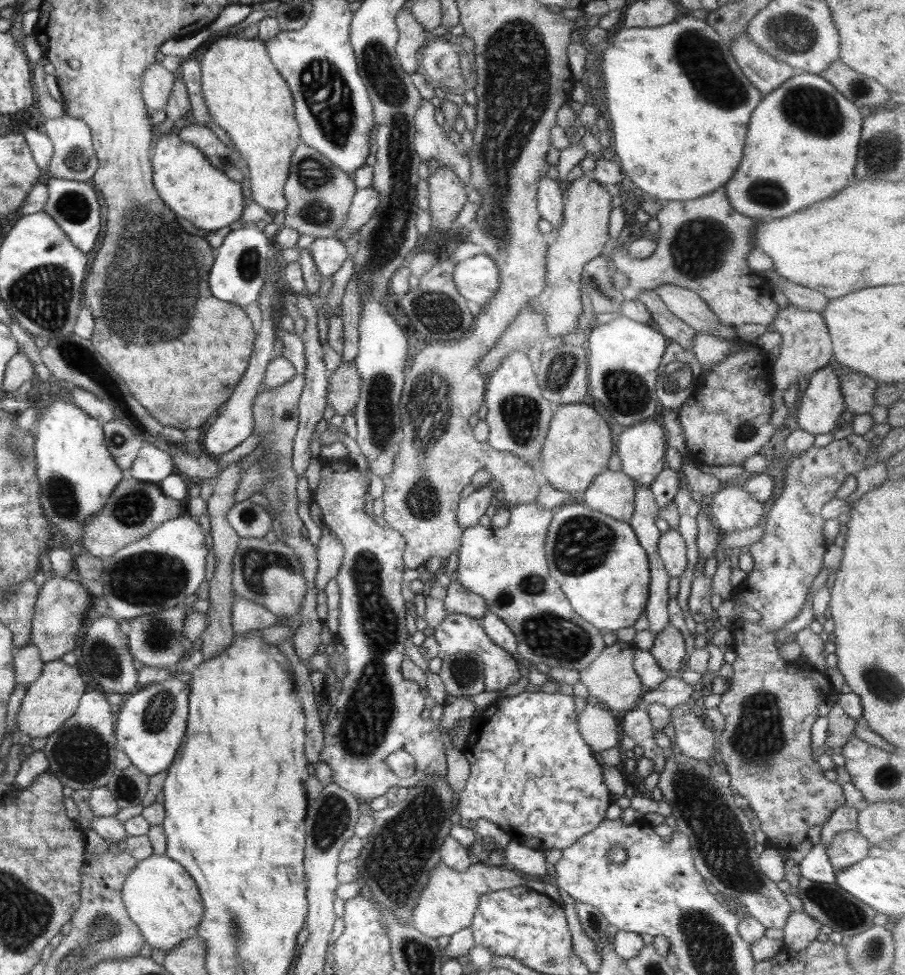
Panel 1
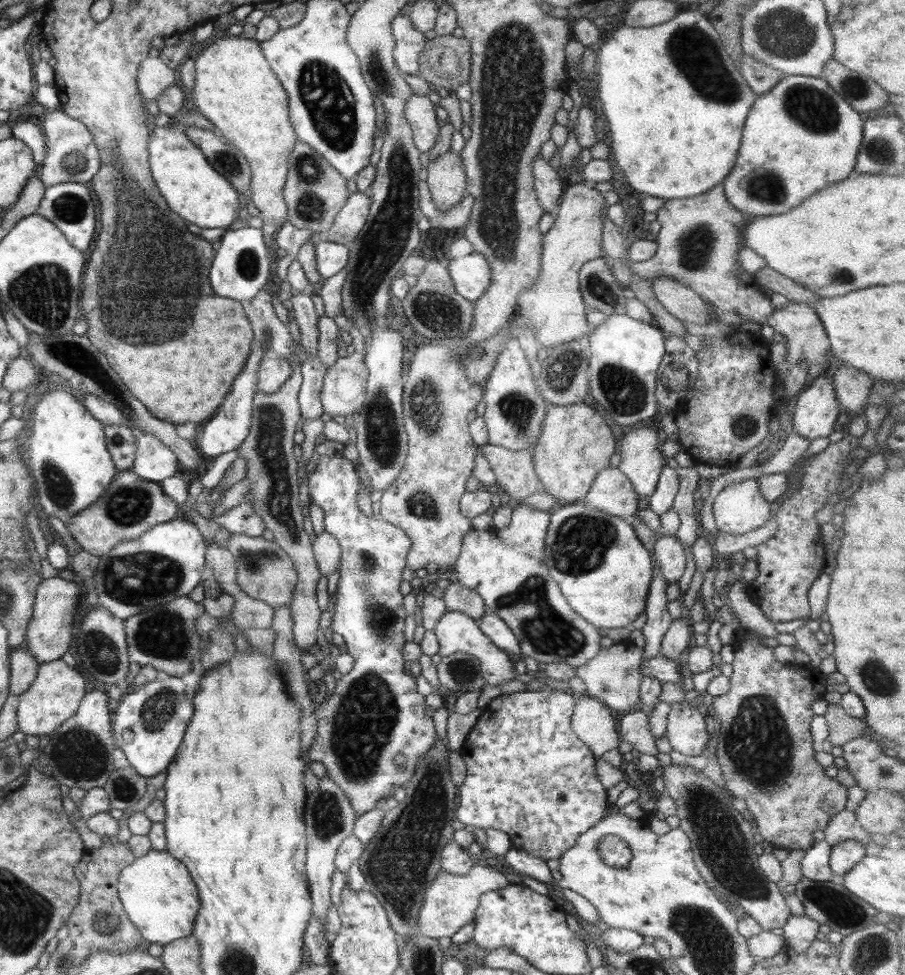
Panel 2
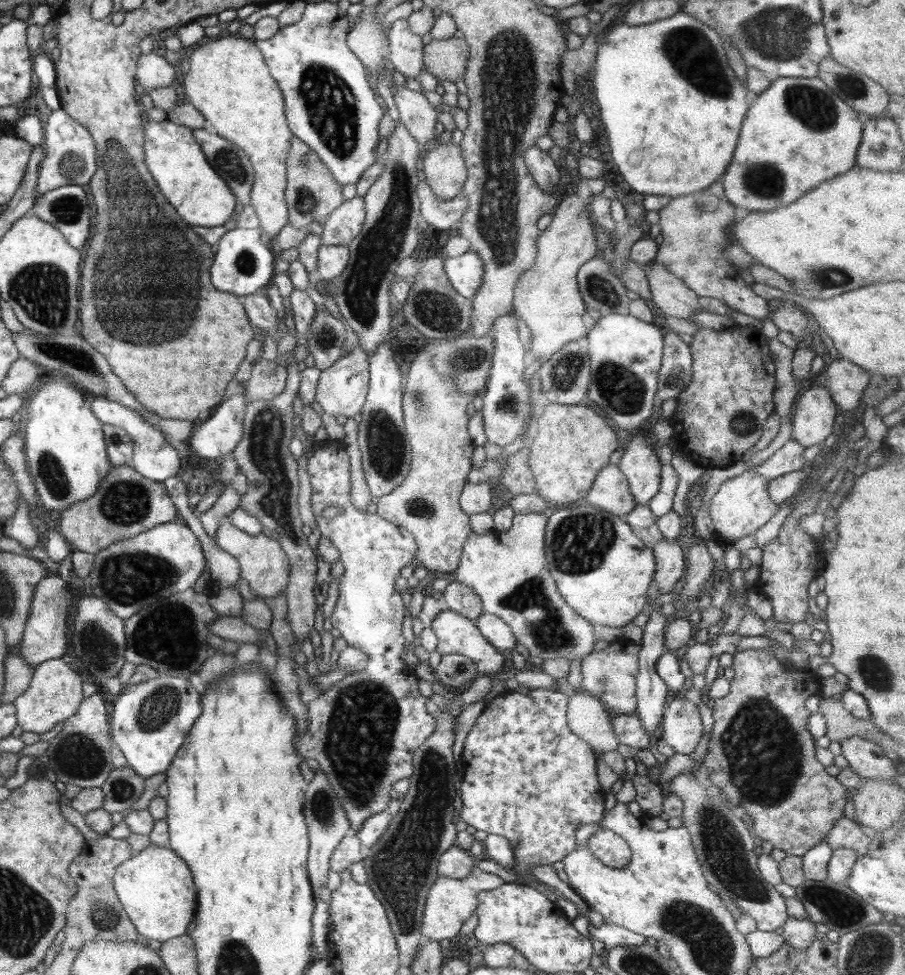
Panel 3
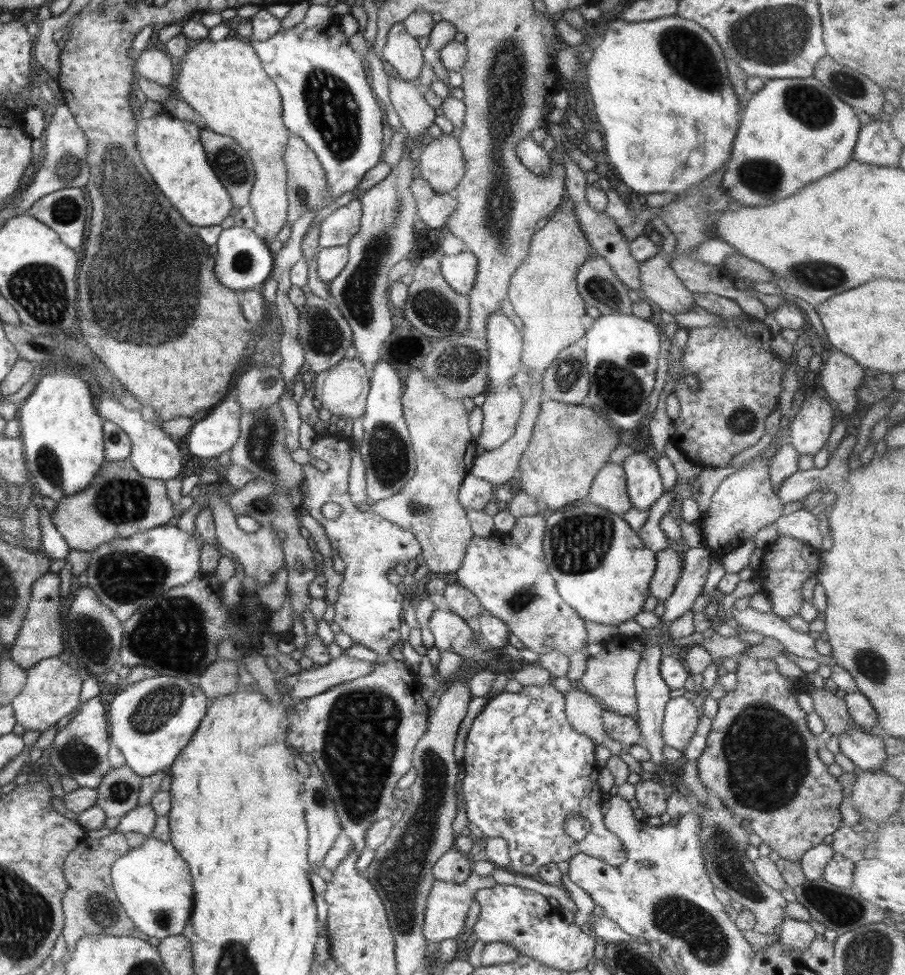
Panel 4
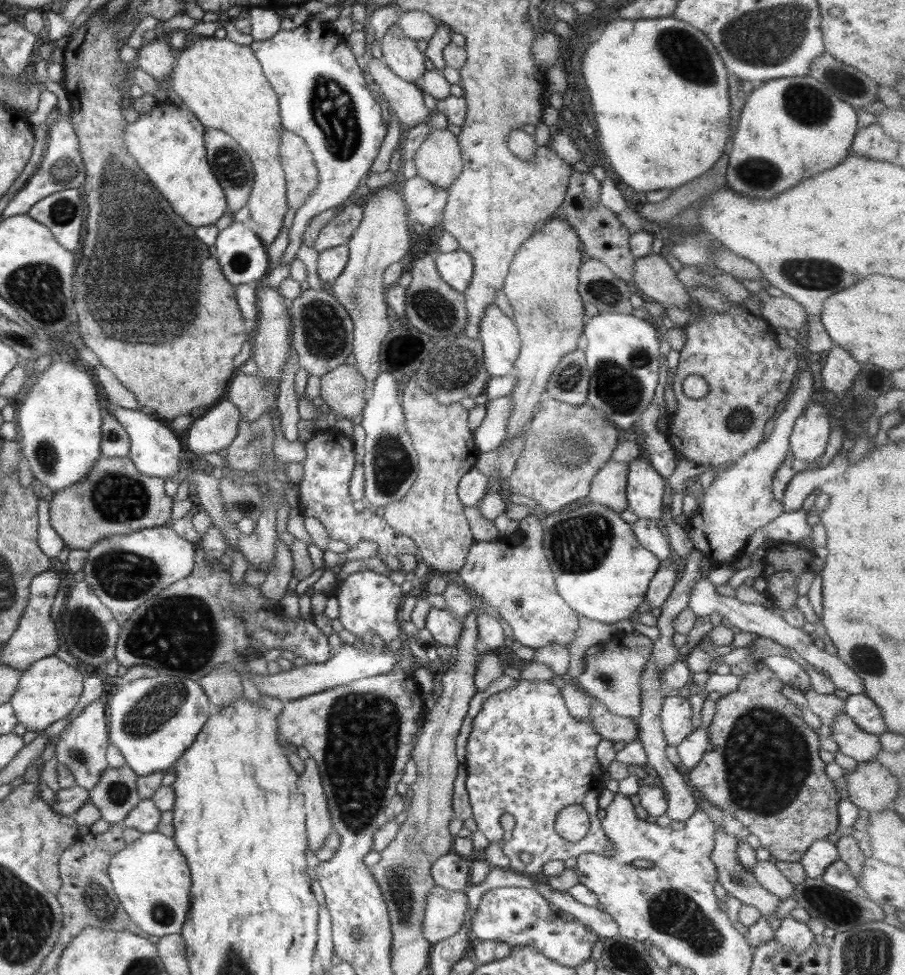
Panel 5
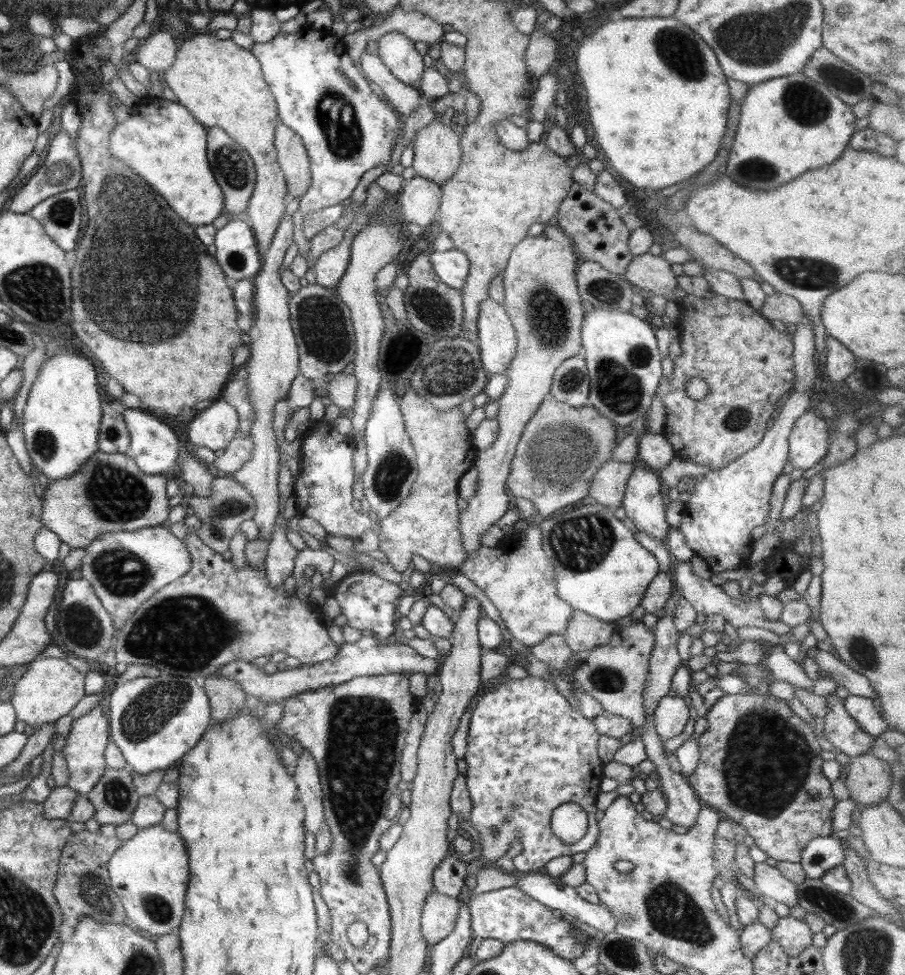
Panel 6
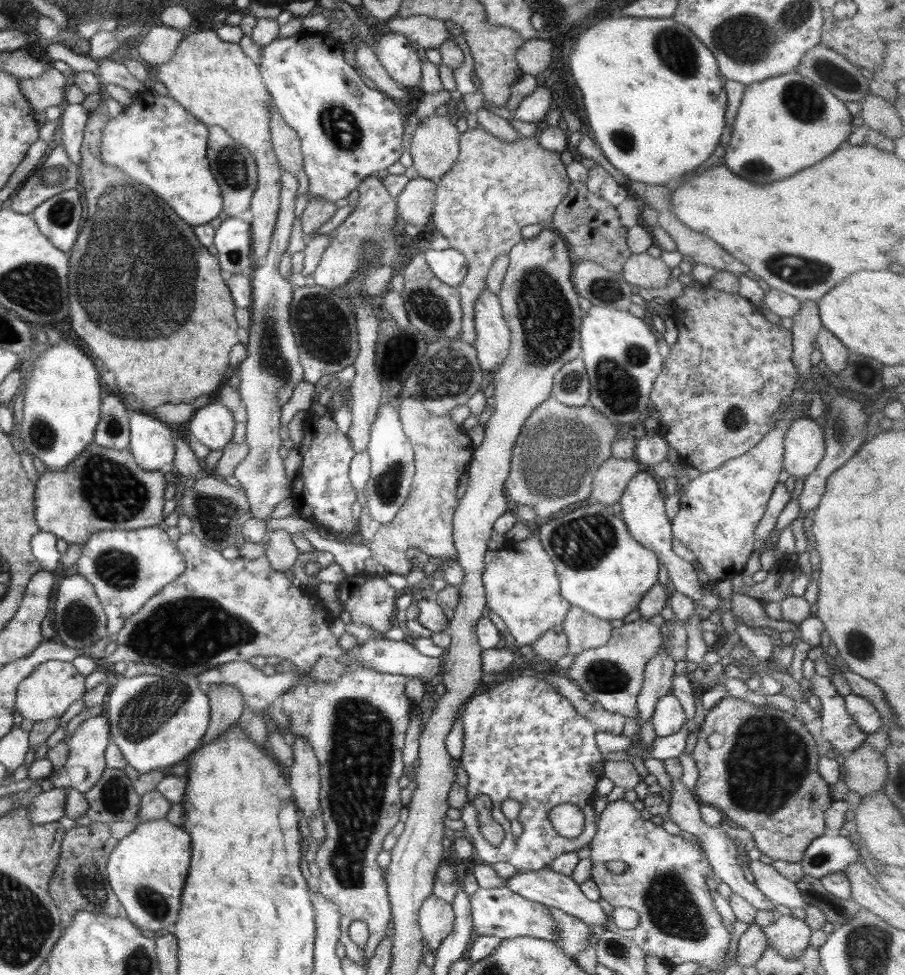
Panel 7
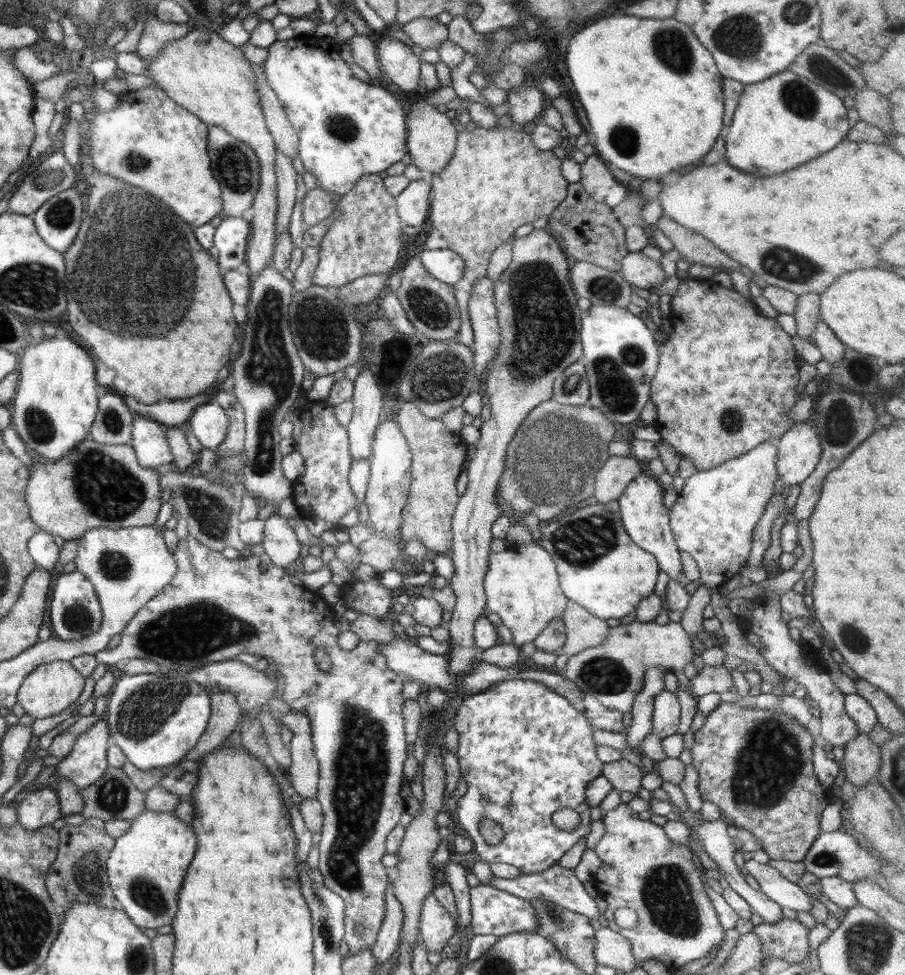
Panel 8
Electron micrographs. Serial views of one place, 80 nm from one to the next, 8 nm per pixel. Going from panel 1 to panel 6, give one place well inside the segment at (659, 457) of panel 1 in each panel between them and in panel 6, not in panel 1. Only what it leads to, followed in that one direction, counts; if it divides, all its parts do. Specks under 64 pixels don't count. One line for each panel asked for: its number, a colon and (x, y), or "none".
2: (642, 460)
3: (641, 466)
4: (644, 484)
5: (645, 487)
6: (642, 501)

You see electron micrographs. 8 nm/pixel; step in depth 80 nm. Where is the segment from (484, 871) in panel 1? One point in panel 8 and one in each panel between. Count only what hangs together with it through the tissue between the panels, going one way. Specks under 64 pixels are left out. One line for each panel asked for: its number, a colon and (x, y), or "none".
2: (450, 901)
3: (450, 901)
4: (448, 903)
5: (444, 914)
6: (440, 912)
7: (436, 917)
8: (436, 925)

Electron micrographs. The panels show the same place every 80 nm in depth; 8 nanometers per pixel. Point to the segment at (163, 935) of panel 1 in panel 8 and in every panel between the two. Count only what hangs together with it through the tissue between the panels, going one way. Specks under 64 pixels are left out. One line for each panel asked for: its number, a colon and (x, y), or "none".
2: (160, 898)
3: (156, 889)
4: (153, 883)
5: (151, 877)
6: (149, 873)
7: (147, 869)
8: (146, 868)

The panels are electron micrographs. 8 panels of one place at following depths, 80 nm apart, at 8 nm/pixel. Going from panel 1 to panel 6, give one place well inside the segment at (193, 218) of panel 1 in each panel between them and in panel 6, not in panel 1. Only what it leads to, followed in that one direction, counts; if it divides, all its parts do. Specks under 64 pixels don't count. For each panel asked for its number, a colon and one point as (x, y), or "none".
2: (193, 189)
3: (176, 161)
4: (170, 148)
5: (168, 143)
6: (161, 141)

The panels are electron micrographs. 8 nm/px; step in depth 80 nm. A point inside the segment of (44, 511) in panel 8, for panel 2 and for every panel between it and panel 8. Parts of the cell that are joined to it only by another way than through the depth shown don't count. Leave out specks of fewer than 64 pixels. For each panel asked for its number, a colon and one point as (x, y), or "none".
2: (131, 505)
3: (126, 503)
4: (120, 502)
5: (115, 498)
6: (109, 493)
7: (104, 489)

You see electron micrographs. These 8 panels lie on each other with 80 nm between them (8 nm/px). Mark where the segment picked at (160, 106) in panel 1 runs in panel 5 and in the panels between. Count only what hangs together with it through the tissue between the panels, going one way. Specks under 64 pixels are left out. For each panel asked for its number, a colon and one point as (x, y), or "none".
2: (154, 76)
3: (153, 71)
4: (154, 64)
5: (155, 57)

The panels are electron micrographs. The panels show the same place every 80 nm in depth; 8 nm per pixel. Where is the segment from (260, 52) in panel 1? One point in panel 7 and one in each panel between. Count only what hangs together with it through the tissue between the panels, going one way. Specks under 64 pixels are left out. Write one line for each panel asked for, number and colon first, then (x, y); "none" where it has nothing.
2: (235, 88)
3: (228, 82)
4: (224, 82)
5: (222, 82)
6: (220, 83)
7: (214, 80)

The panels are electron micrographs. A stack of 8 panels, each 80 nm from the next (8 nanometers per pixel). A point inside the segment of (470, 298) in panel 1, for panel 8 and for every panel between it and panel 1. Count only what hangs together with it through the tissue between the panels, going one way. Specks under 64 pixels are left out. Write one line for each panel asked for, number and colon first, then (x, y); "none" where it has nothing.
2: (471, 275)
3: (465, 272)
4: (460, 271)
5: (456, 268)
6: (452, 267)
7: (450, 266)
8: (444, 264)

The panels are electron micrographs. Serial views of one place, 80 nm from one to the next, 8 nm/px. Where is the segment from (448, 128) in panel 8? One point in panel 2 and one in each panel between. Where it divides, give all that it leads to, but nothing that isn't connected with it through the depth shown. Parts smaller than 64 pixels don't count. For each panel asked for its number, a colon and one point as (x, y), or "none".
2: (447, 179)
3: (444, 169)
4: (441, 163)
5: (438, 159)
6: (437, 152)
7: (434, 149)

